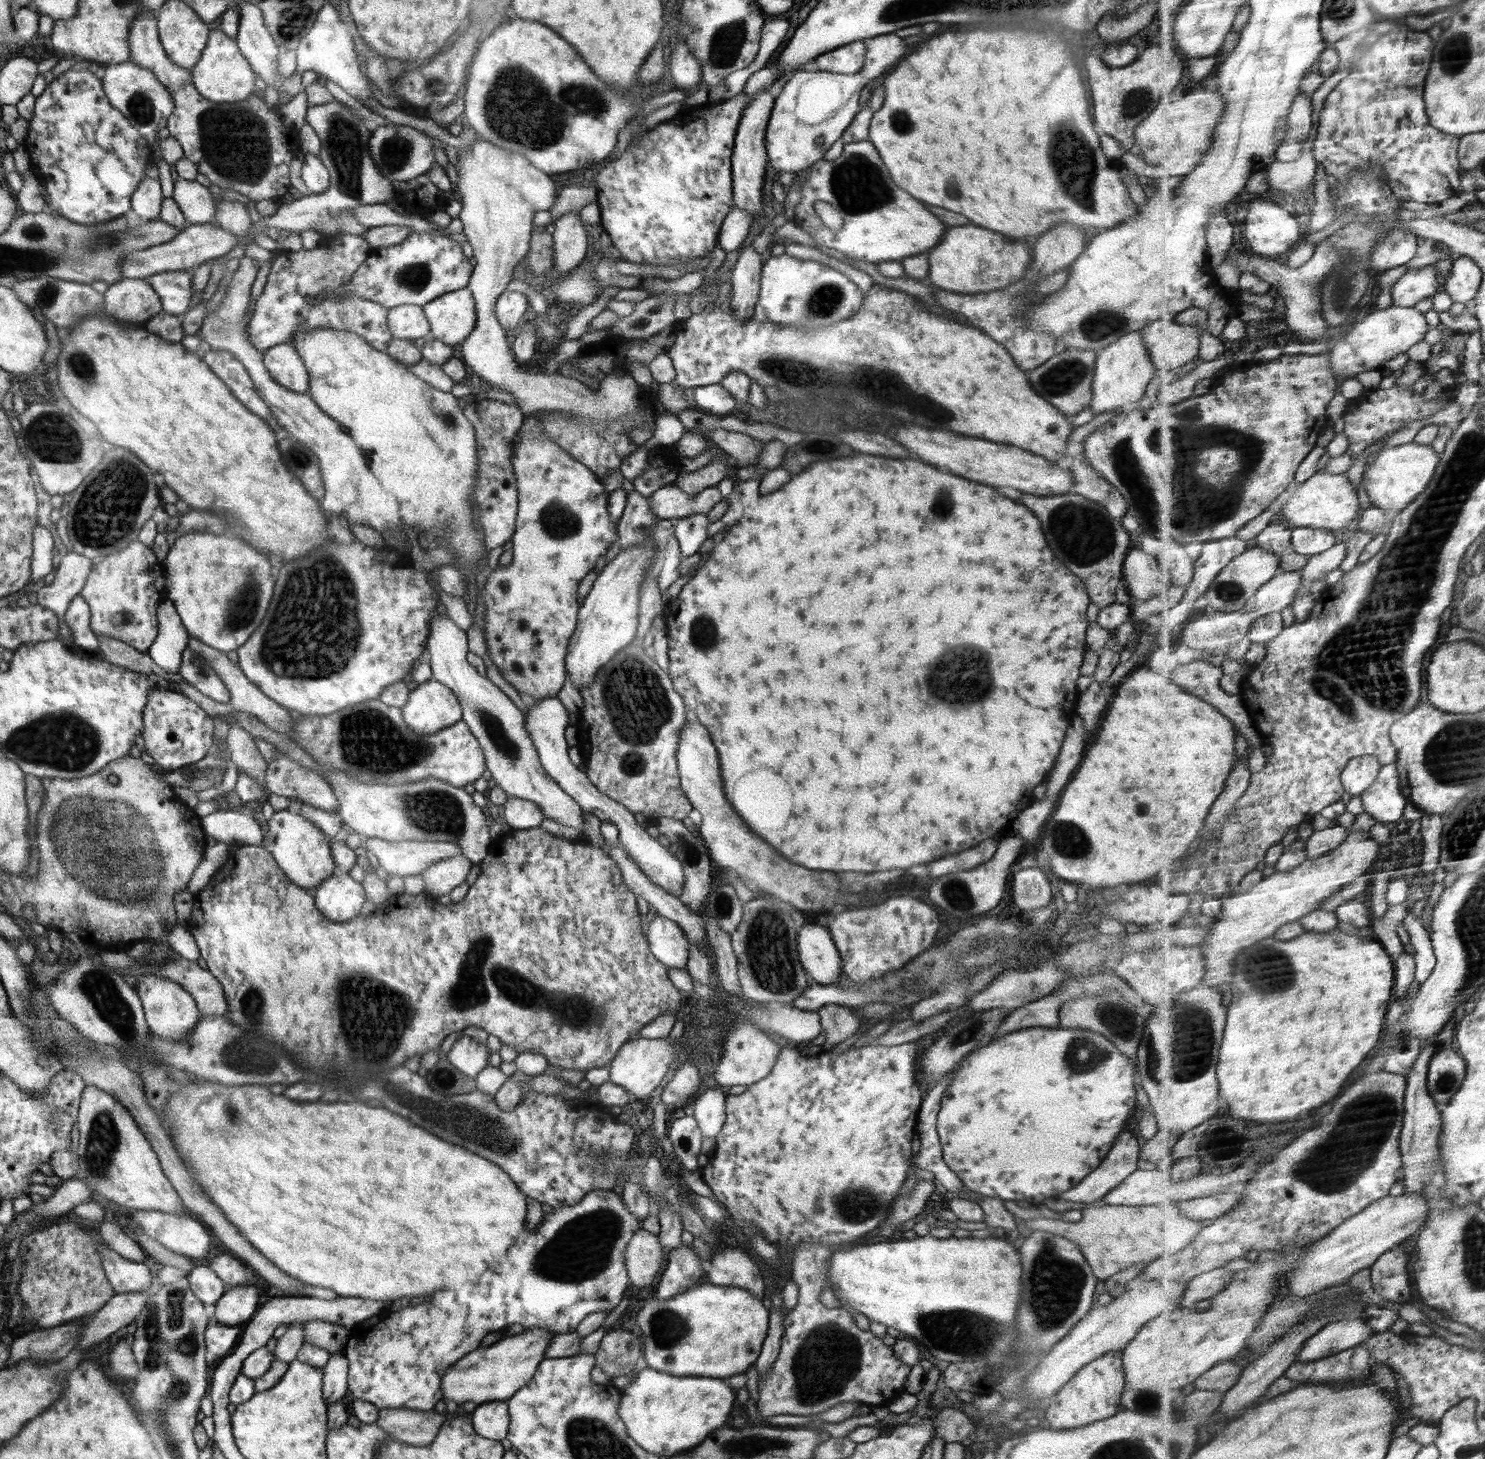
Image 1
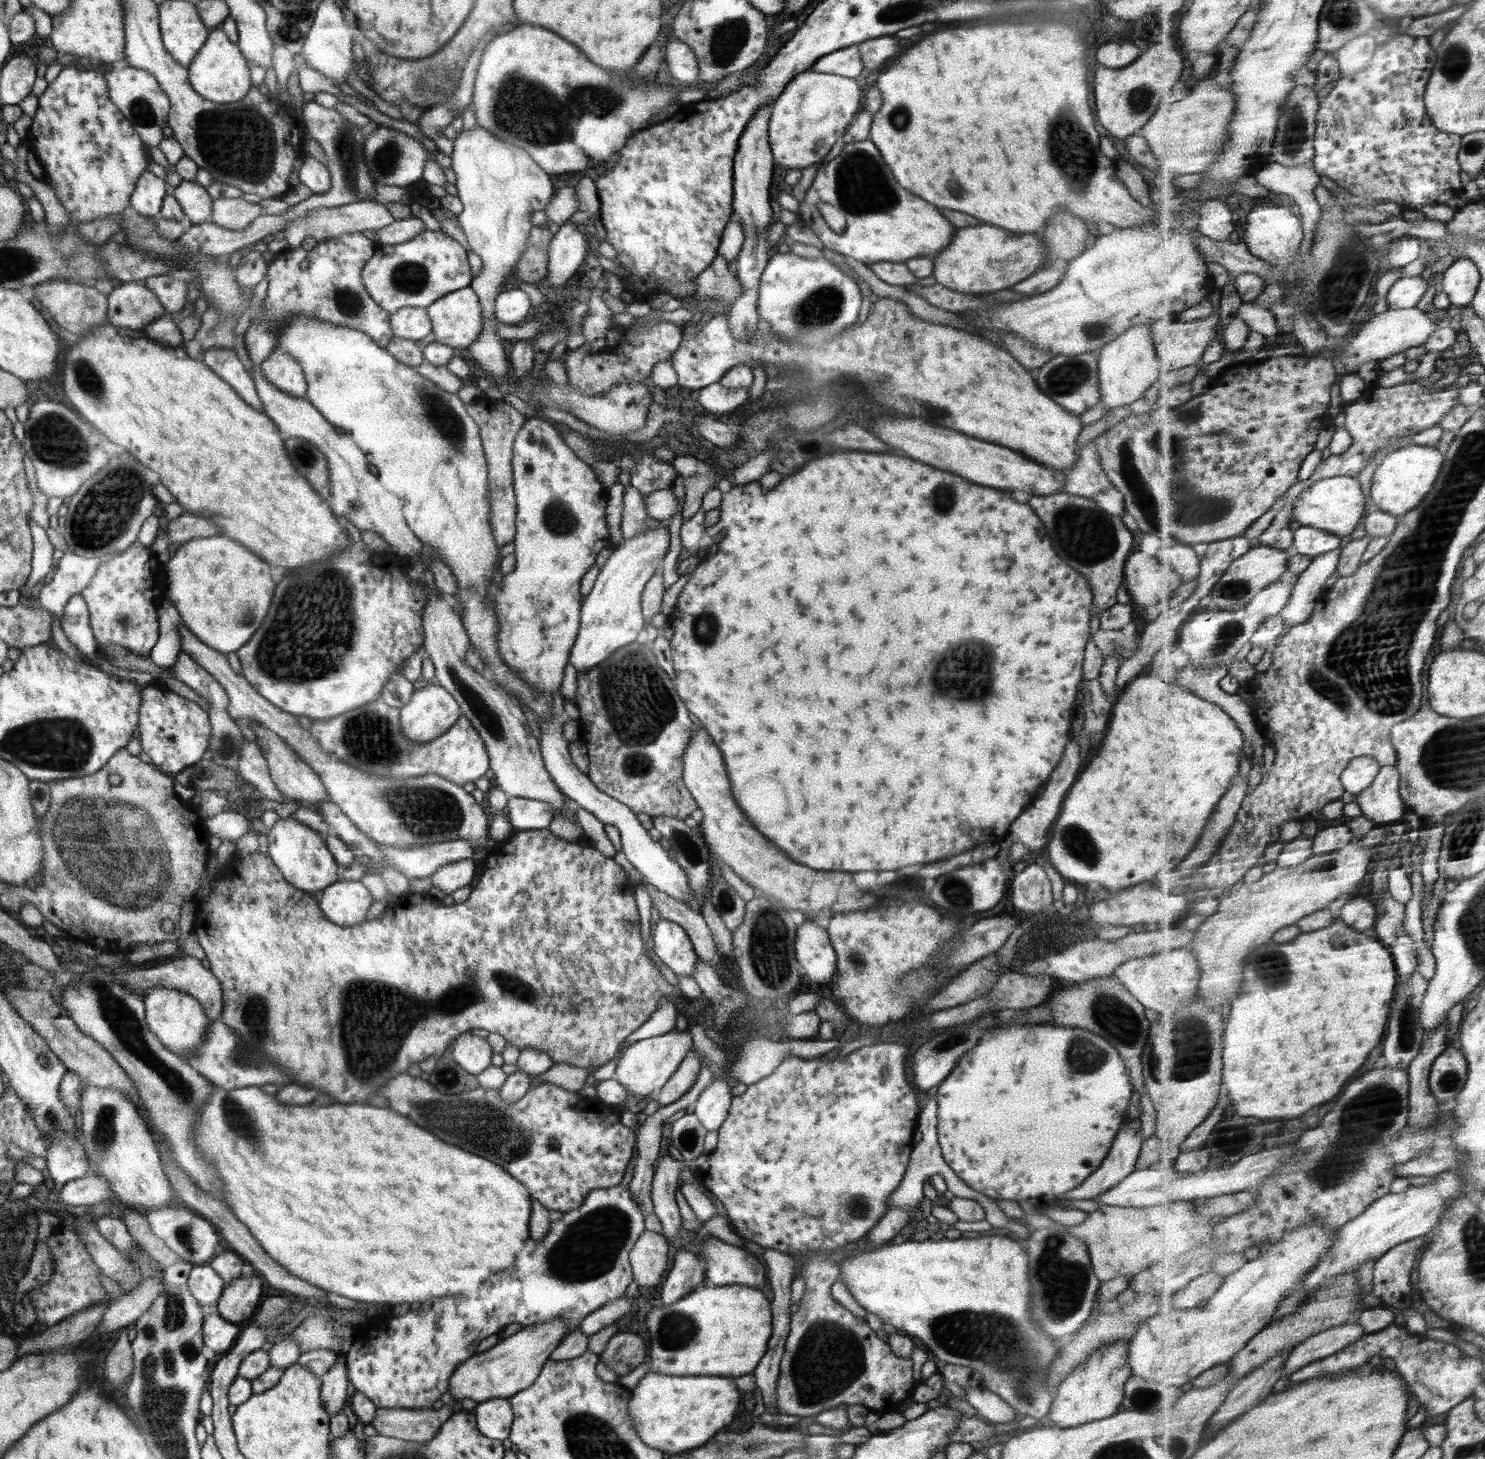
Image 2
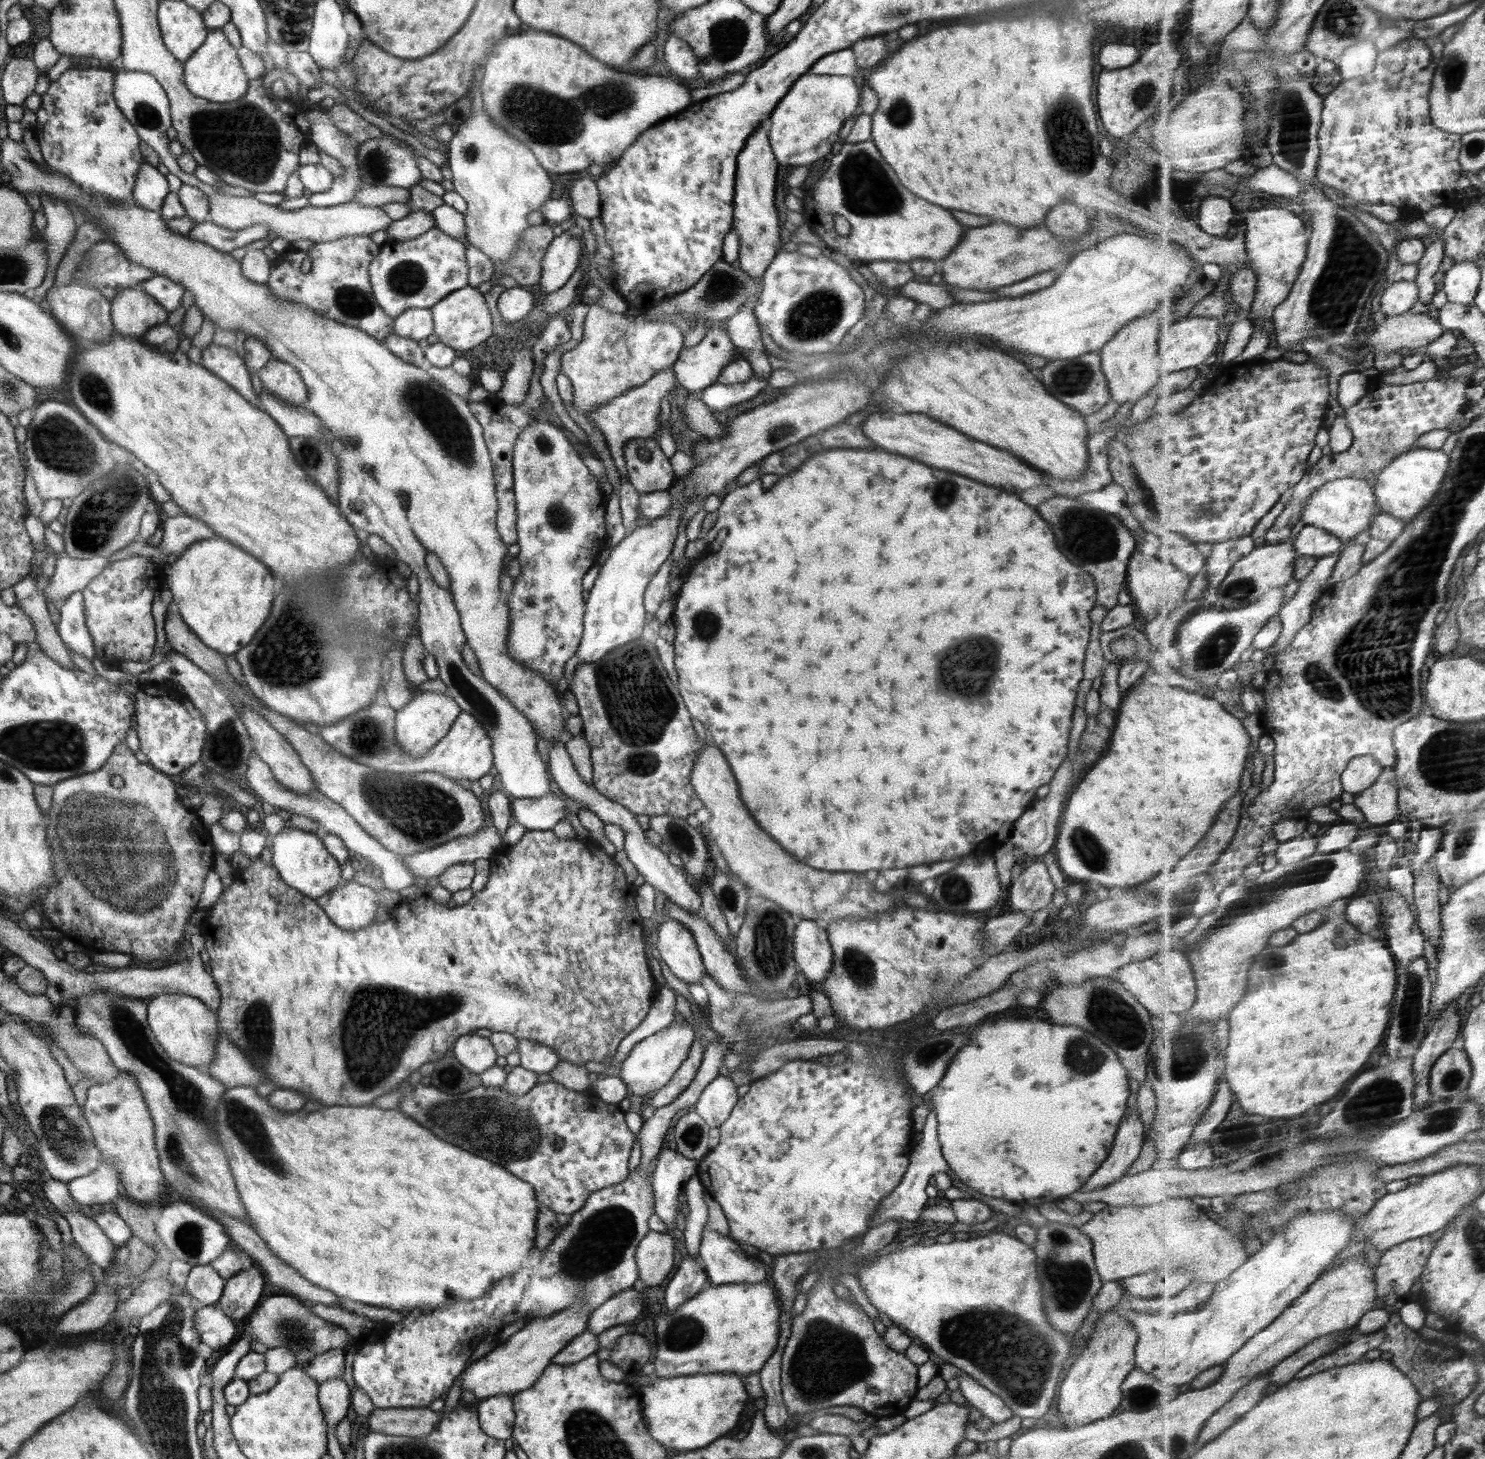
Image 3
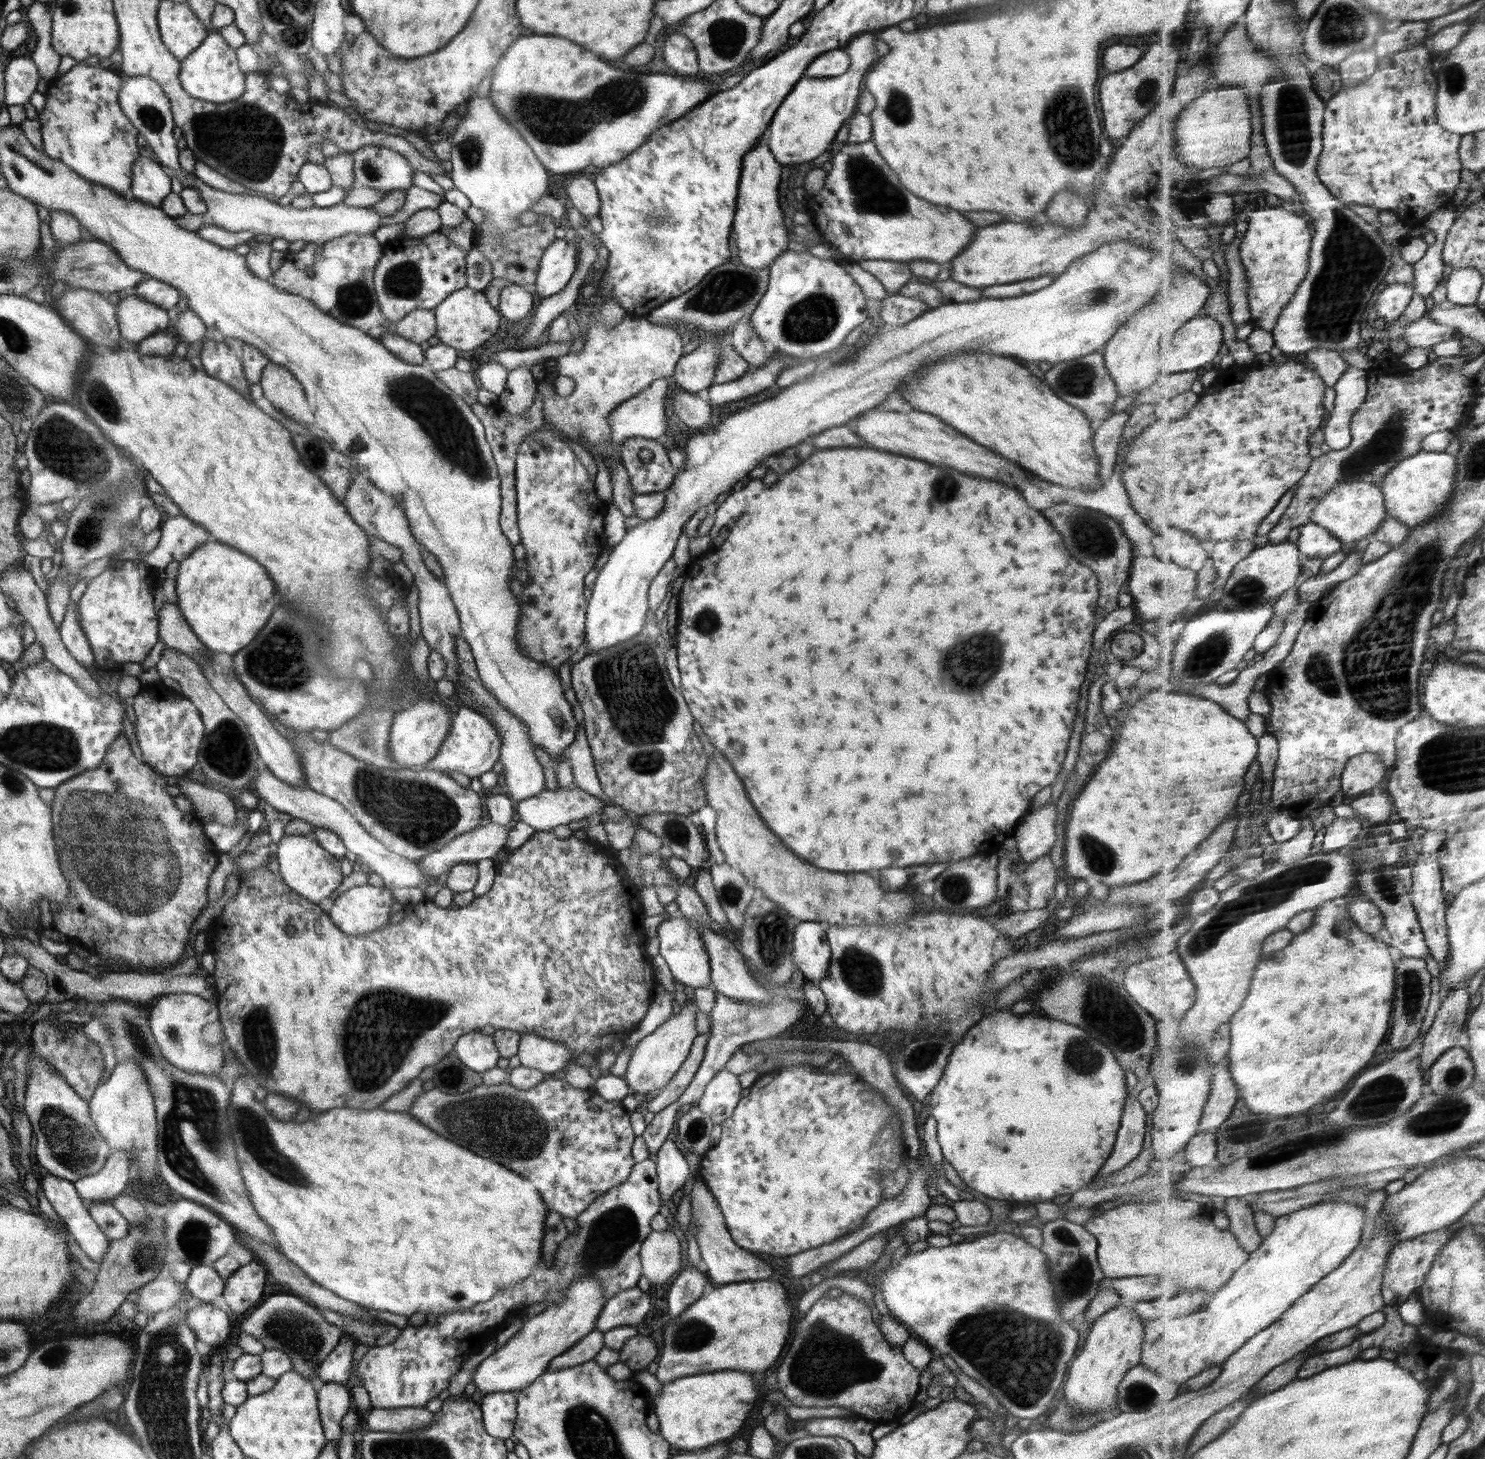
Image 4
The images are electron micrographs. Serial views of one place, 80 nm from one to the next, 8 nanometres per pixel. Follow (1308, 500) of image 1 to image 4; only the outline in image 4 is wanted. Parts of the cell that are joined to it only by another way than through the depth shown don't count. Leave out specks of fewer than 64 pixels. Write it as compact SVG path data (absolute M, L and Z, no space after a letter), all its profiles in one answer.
M1343 482L1321 502L1313 521L1329 528L1340 540L1352 548L1364 538L1373 539L1389 516L1385 492L1370 482Z

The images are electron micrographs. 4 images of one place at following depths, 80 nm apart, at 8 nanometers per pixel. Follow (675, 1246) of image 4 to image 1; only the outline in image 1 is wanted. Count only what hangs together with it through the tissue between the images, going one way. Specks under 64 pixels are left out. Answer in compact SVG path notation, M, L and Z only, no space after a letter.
M640 1229L628 1242L625 1252L626 1272L632 1286L649 1286L662 1270L664 1252L658 1235Z

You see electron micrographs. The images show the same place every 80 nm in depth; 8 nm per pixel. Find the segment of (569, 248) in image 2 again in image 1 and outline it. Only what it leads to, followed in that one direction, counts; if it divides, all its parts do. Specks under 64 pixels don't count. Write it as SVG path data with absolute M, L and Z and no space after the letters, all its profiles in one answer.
M569 212L553 221L554 262L558 274L568 274L575 270L588 252L590 235L580 220L579 212Z

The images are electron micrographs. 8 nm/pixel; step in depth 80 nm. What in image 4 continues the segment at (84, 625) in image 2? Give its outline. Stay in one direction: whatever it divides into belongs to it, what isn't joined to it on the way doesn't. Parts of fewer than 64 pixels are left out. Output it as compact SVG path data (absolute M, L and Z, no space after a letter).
M80 579L70 590L71 603L59 626L62 642L68 652L85 668L95 667L94 653L79 623L78 601L86 591L87 580Z

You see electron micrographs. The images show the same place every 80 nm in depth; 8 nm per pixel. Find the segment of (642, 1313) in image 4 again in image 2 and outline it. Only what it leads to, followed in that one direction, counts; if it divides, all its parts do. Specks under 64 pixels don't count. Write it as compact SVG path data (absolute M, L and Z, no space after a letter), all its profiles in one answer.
M626 1295L614 1300L614 1302L610 1302L610 1304L604 1304L602 1308L594 1310L594 1312L582 1319L579 1324L580 1332L588 1337L598 1333L606 1326L616 1322L616 1320L632 1313L632 1305L632 1301L628 1300Z

